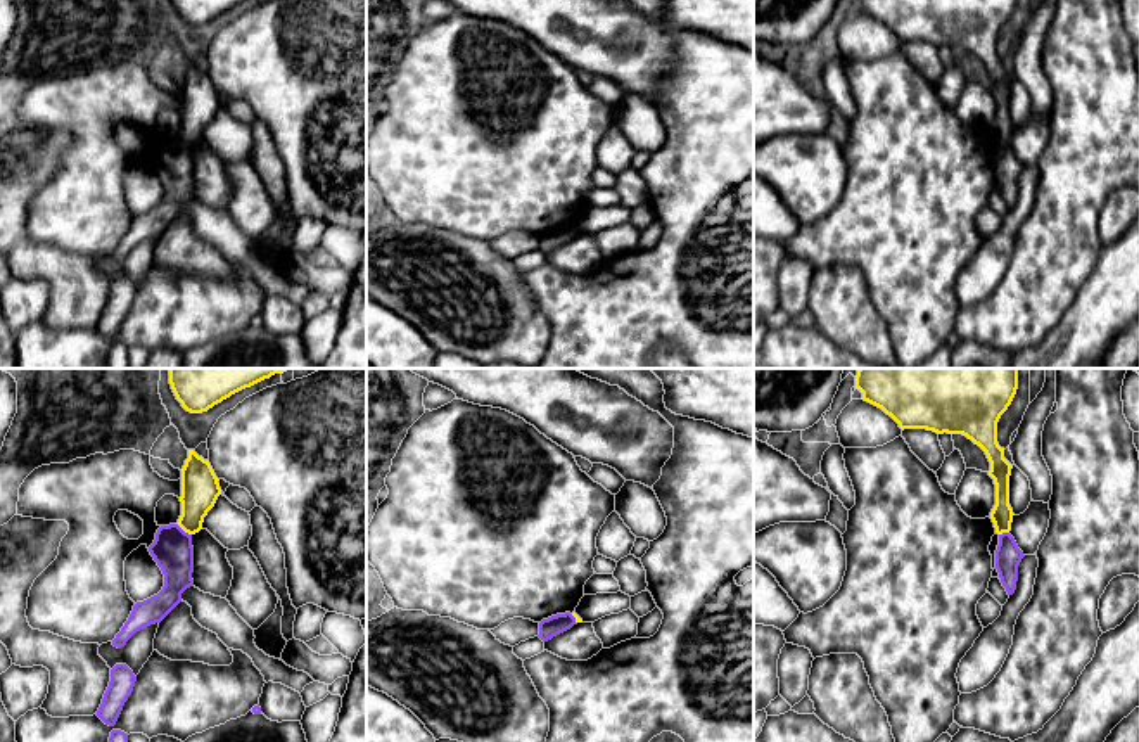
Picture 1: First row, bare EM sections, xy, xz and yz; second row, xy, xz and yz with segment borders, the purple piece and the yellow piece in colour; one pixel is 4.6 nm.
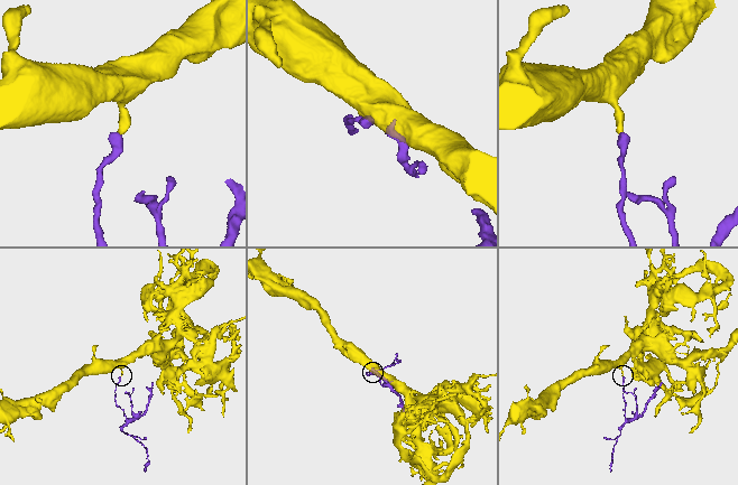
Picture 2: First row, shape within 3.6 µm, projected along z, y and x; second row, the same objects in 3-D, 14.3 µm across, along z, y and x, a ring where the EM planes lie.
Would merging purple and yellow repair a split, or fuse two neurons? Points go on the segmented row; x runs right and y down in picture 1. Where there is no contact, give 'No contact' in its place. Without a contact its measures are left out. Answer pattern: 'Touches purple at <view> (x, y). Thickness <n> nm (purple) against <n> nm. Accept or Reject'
Touches purple at xy (182, 530). Thickness 190 nm (purple) against 180 nm. Reject

